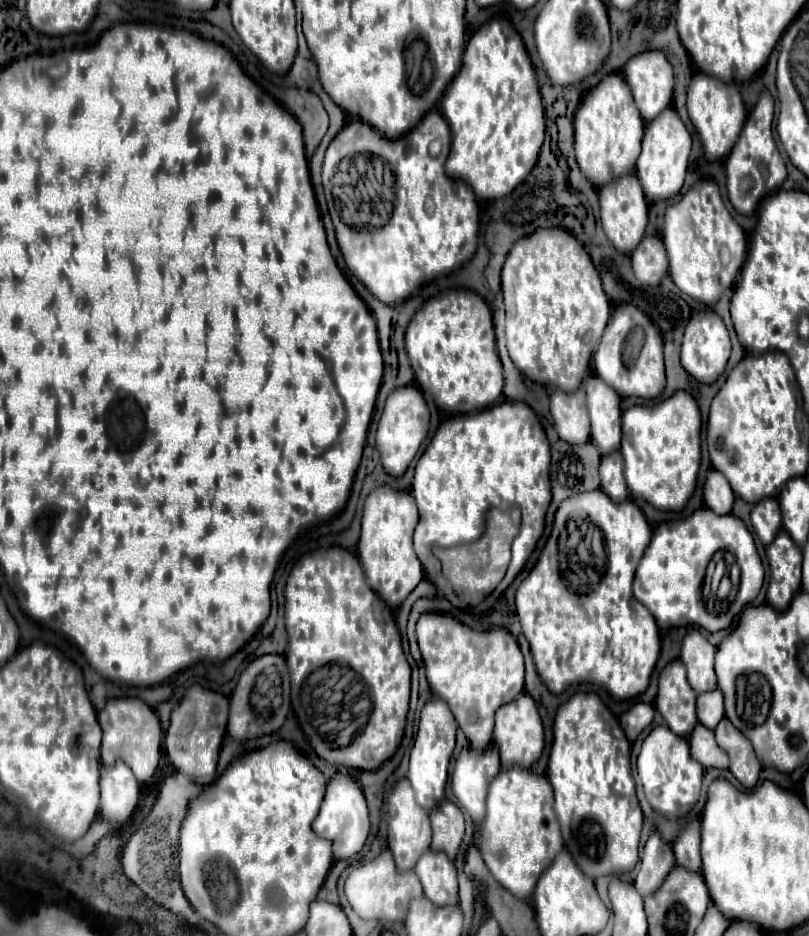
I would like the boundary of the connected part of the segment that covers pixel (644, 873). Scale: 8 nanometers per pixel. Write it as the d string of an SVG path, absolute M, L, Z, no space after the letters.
M651 832L643 848L639 872L635 876L635 888L639 888L639 894L647 896L647 892L655 892L655 888L659 888L659 880L663 880L673 866L675 856L671 844L665 842L659 832Z

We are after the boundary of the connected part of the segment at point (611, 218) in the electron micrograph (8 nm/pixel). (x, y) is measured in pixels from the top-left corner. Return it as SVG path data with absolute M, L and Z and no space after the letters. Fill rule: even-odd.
M635 174L621 176L619 180L613 180L599 188L599 206L601 206L601 224L609 238L609 242L623 254L631 254L635 250L635 244L643 238L645 226L647 226L647 210L649 204L645 200L643 188L639 184L639 178Z

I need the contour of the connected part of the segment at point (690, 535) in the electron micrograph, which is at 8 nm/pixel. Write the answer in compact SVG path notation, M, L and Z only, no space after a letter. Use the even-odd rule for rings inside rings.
M699 508L687 518L661 522L653 530L653 538L637 566L633 580L633 596L655 616L661 628L669 626L691 626L699 624L709 632L727 628L733 618L749 604L761 590L765 570L755 548L755 540L741 518L735 514L715 514L709 508ZM717 550L729 550L735 554L741 568L741 584L735 600L727 612L711 614L701 600L701 584L705 568Z

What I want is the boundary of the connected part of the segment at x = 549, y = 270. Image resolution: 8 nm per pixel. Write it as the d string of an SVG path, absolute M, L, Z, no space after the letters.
M537 228L533 234L523 236L513 244L503 264L501 286L507 312L505 338L513 364L539 384L551 384L565 392L575 392L589 368L591 354L595 352L611 314L609 298L585 248L563 228Z

